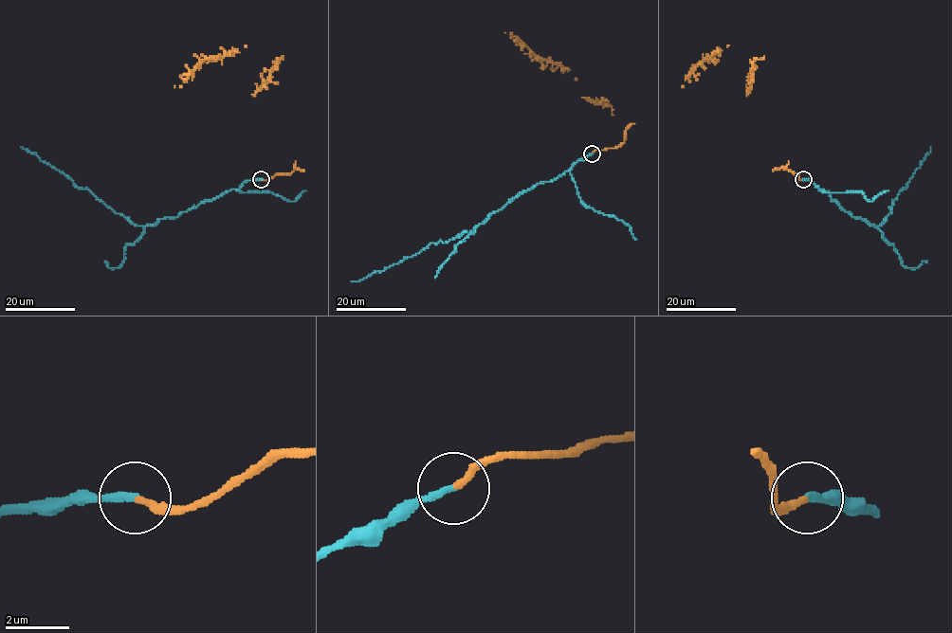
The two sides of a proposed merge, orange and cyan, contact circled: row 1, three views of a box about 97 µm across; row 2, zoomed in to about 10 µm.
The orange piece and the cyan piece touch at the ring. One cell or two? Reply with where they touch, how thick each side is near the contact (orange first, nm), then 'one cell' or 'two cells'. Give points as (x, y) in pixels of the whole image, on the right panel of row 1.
place (803, 179); calibres 200 and 240 nm; one cell

